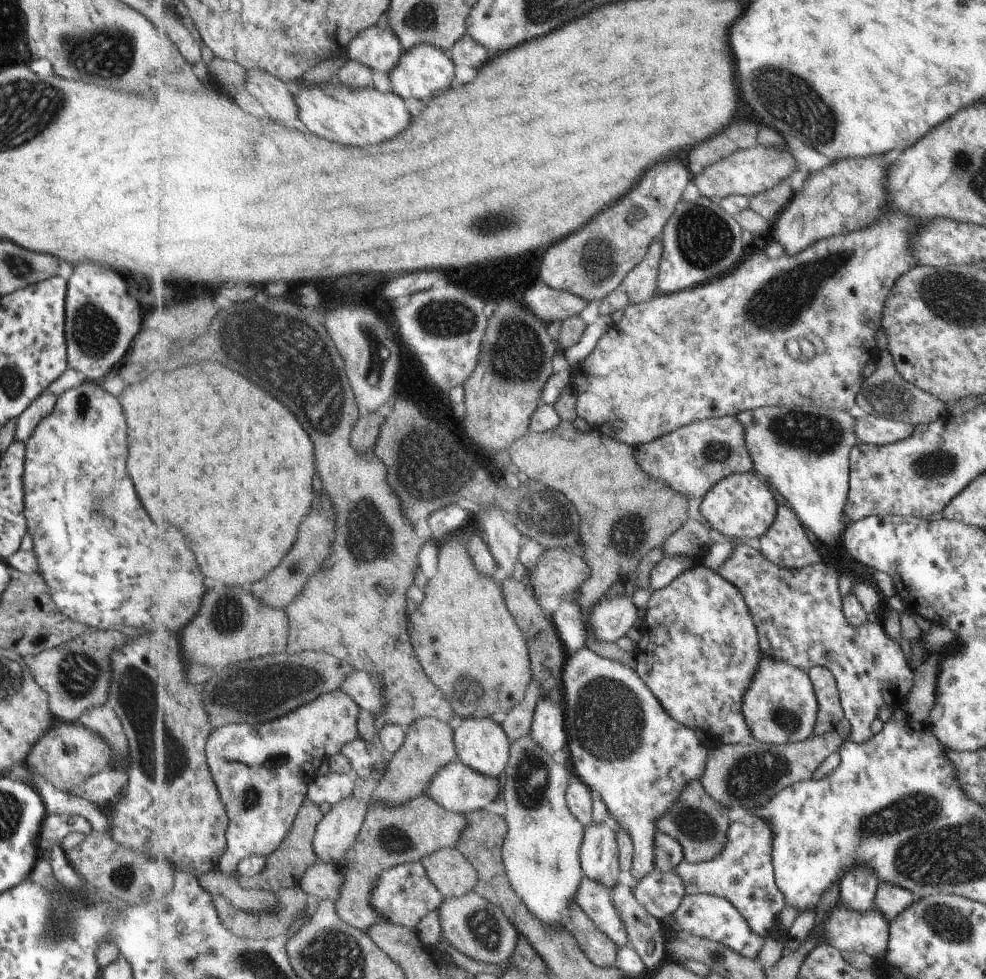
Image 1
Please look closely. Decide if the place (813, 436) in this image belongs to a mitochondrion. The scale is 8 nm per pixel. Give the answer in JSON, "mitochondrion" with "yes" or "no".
{"mitochondrion":"yes"}

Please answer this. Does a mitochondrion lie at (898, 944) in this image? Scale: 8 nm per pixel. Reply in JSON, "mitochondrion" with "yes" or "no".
{"mitochondrion":"no"}

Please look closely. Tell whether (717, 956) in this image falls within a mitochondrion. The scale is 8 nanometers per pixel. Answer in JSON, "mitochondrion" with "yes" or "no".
{"mitochondrion":"no"}

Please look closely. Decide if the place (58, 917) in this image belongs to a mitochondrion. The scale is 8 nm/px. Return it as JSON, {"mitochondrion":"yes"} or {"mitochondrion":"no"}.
{"mitochondrion":"yes"}

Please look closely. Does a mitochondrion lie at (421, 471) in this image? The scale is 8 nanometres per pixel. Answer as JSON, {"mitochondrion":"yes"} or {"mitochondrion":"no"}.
{"mitochondrion":"yes"}

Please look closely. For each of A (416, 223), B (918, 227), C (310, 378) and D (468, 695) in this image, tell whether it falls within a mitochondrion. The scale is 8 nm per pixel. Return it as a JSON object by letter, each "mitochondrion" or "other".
{"A":"other","B":"other","C":"mitochondrion","D":"mitochondrion"}

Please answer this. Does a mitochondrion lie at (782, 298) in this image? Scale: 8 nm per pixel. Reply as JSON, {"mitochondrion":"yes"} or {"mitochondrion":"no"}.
{"mitochondrion":"yes"}

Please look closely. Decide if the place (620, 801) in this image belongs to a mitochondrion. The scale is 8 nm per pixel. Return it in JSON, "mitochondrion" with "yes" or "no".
{"mitochondrion":"no"}

